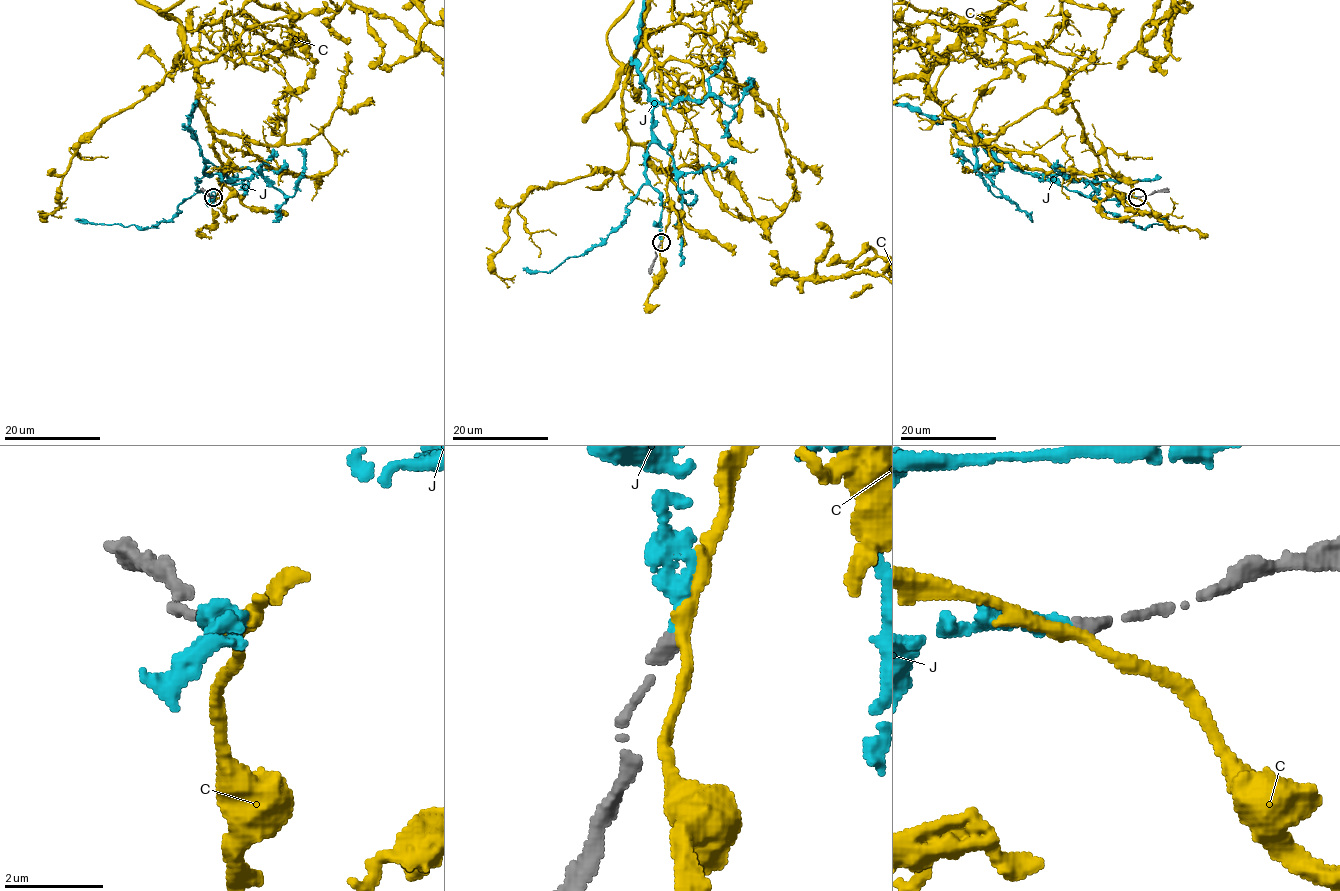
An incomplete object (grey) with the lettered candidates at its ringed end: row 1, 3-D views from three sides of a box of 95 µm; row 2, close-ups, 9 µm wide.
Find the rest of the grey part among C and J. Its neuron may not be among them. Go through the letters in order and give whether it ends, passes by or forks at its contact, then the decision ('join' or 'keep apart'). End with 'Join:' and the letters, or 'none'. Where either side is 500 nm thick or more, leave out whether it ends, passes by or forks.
C: it passes by; keep apart
J: it ends there; join
Join: J

